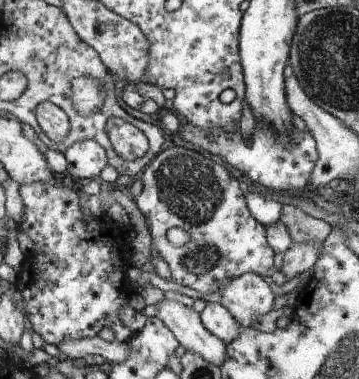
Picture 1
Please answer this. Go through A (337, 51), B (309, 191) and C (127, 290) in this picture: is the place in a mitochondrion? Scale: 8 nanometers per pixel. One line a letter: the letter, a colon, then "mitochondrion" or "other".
A: mitochondrion
B: other
C: other

